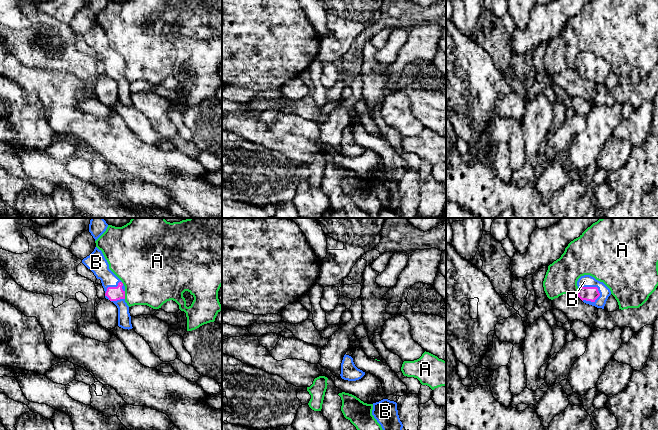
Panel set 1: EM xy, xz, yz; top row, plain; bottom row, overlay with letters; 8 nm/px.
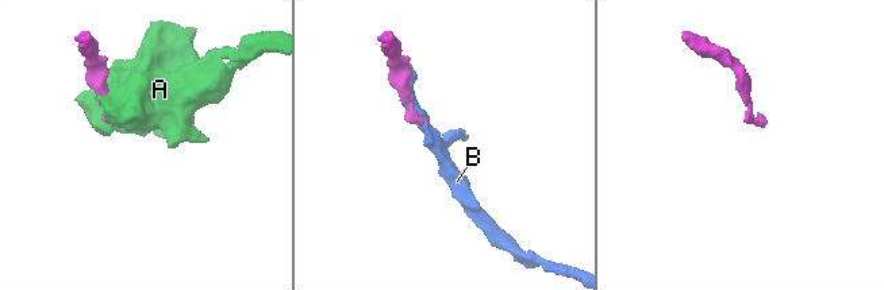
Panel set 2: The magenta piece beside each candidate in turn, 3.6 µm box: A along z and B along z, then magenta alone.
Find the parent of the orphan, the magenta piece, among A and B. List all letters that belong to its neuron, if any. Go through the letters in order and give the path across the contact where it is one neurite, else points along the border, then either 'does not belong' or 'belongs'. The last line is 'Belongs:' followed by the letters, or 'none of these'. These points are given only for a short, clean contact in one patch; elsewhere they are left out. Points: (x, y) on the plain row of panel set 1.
A: does not belong
B: belongs
Belongs: B

